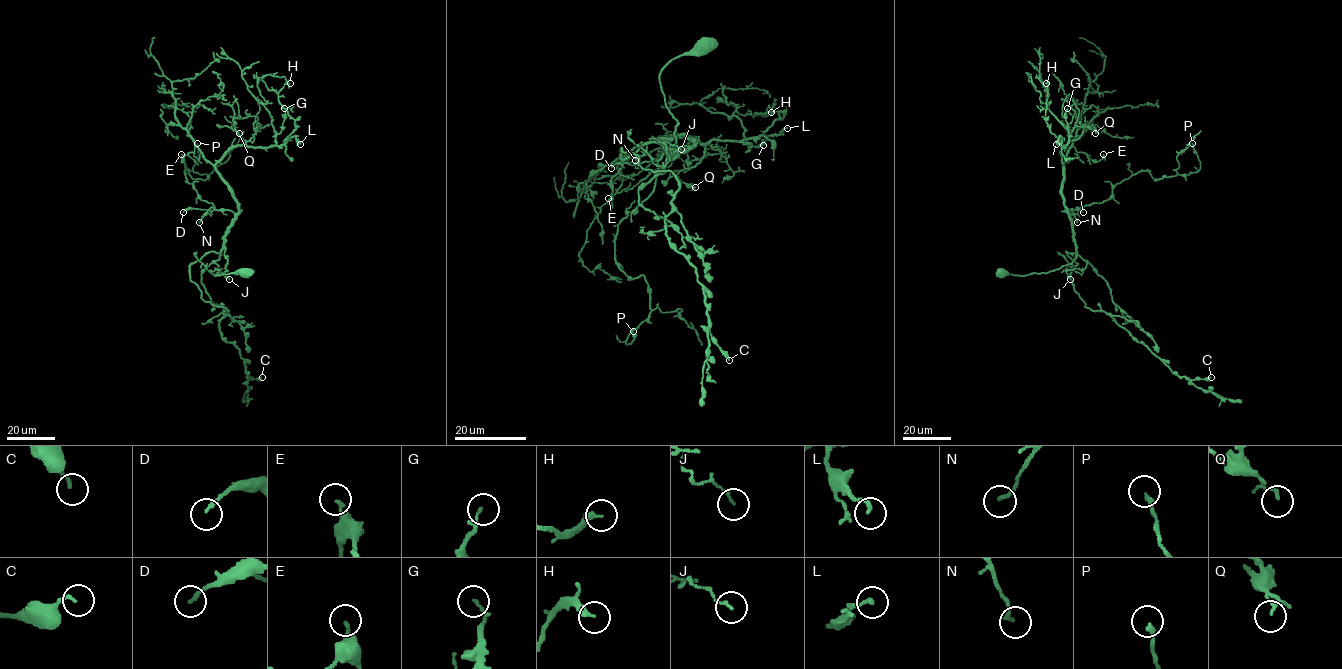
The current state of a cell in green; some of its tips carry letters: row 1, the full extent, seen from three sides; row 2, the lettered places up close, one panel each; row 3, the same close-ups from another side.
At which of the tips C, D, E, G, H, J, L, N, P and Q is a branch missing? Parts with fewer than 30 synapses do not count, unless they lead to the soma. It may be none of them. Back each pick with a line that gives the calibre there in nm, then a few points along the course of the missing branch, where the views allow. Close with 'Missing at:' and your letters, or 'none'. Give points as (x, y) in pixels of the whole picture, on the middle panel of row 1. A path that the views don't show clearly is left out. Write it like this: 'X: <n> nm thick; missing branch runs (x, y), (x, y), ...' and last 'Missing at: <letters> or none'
Missing at: none

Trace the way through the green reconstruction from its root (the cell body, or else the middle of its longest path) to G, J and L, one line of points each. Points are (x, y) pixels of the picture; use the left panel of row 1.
G: (246, 272), (215, 276), (227, 270), (225, 232), (238, 210), (216, 163), (238, 145), (273, 146), (284, 108)
J: (246, 272), (238, 269), (215, 276), (227, 270), (224, 247), (215, 263), (229, 279)
L: (246, 272), (215, 276), (227, 270), (225, 232), (238, 210), (216, 163), (238, 145), (294, 136), (300, 144)

